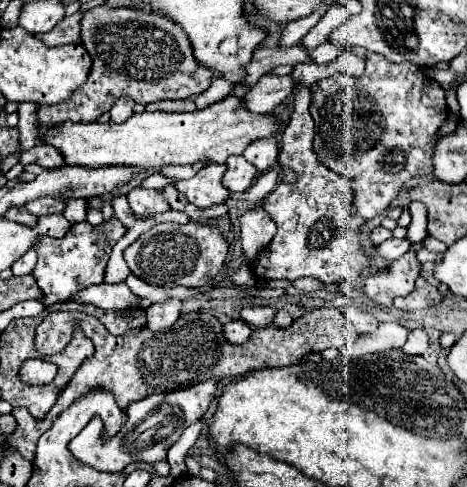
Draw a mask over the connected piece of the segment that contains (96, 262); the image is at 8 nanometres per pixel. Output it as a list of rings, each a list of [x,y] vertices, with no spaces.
[[[111,217],[111,221],[101,223],[97,227],[89,225],[87,221],[75,223],[67,231],[67,235],[59,239],[41,235],[35,243],[35,251],[39,253],[39,259],[37,259],[37,267],[33,269],[33,277],[37,279],[39,289],[45,293],[41,301],[45,305],[63,303],[69,301],[71,295],[77,293],[79,289],[103,283],[103,273],[105,273],[109,253],[123,233],[125,227],[115,217]]]

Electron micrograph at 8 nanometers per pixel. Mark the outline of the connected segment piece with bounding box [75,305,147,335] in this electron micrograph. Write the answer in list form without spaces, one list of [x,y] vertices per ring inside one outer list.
[[[75,305],[75,309],[99,317],[99,321],[113,335],[123,335],[129,329],[147,325],[147,315],[145,315],[145,309],[141,309],[141,307],[133,307],[133,309],[129,307],[129,309],[121,309],[121,311],[105,311],[95,305]]]

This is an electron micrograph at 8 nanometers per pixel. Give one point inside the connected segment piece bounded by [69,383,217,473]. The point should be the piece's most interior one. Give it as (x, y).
(153, 425)

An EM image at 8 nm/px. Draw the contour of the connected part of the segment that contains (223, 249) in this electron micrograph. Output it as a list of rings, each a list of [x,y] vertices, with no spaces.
[[[159,223],[143,233],[133,245],[125,249],[125,261],[133,275],[153,285],[163,287],[203,287],[211,283],[223,269],[229,245],[217,227],[199,223]]]

